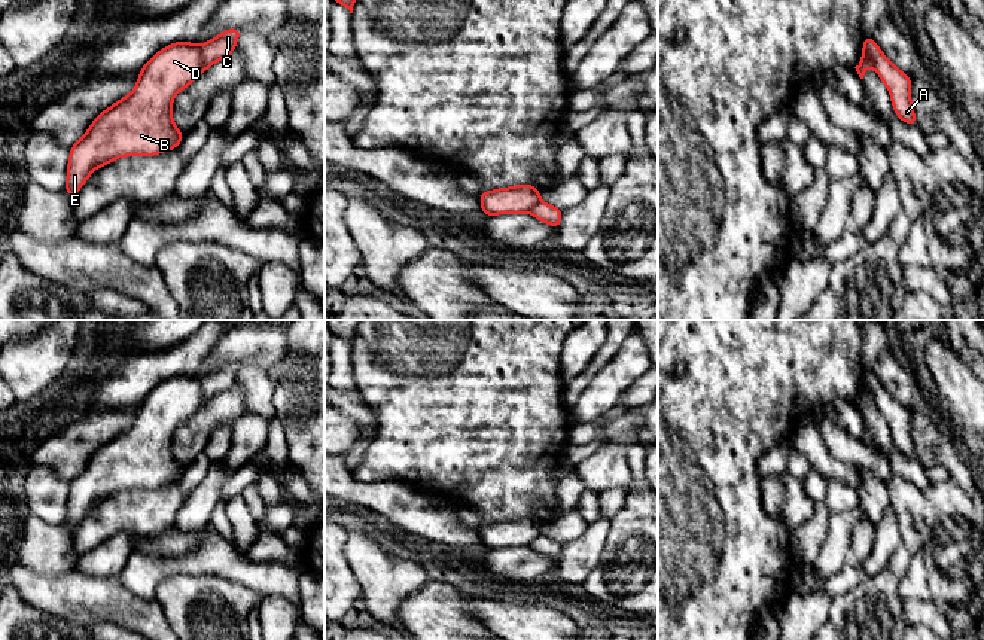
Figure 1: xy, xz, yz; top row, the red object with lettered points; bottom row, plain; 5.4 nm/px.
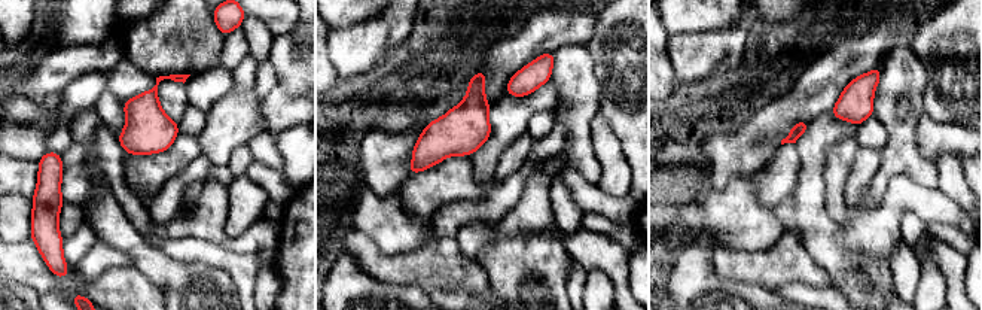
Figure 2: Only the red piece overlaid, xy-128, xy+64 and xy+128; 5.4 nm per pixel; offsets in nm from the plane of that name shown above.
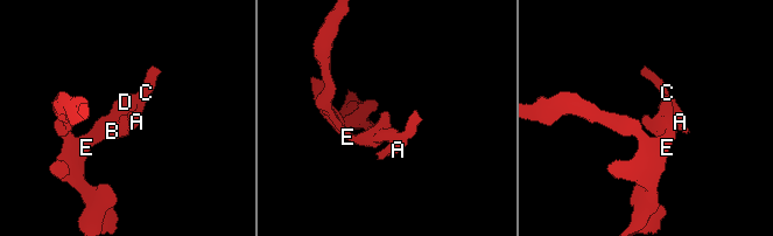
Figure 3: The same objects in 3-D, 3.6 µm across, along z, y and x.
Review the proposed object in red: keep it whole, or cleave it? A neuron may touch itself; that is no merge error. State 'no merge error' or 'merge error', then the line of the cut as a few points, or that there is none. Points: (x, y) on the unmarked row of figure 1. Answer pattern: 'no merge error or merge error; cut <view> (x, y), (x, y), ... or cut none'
merge error; cut xy (198, 380), (201, 407)

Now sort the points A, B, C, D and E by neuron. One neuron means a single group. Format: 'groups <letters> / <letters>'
groups A C / B D E

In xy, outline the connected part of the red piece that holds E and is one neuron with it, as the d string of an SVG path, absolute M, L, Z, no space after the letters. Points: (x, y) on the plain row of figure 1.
M176 375L158 384L140 403L137 418L132 426L122 430L118 436L103 444L91 457L86 467L70 481L70 491L67 499L66 525L70 531L76 528L83 516L88 515L89 508L98 502L113 496L121 490L153 490L156 487L176 482L183 467L173 455L171 438L177 426L189 420L199 408L202 399L202 388L199 378L189 375Z

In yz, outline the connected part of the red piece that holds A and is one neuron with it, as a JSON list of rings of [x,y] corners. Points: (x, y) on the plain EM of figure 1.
[[[865,369],[862,378],[863,385],[868,385],[874,391],[874,402],[889,423],[895,448],[898,448],[907,458],[917,458],[911,438],[911,411],[898,403],[887,393],[872,369]]]

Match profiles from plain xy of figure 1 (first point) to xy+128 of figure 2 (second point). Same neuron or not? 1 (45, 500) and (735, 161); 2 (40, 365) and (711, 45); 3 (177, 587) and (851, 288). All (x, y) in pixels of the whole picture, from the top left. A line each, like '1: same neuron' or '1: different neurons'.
1: same neuron
2: same neuron
3: same neuron

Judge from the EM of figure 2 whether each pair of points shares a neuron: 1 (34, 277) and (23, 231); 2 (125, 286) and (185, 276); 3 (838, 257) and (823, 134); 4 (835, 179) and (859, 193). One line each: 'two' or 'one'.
1: one
2: two
3: one
4: two

